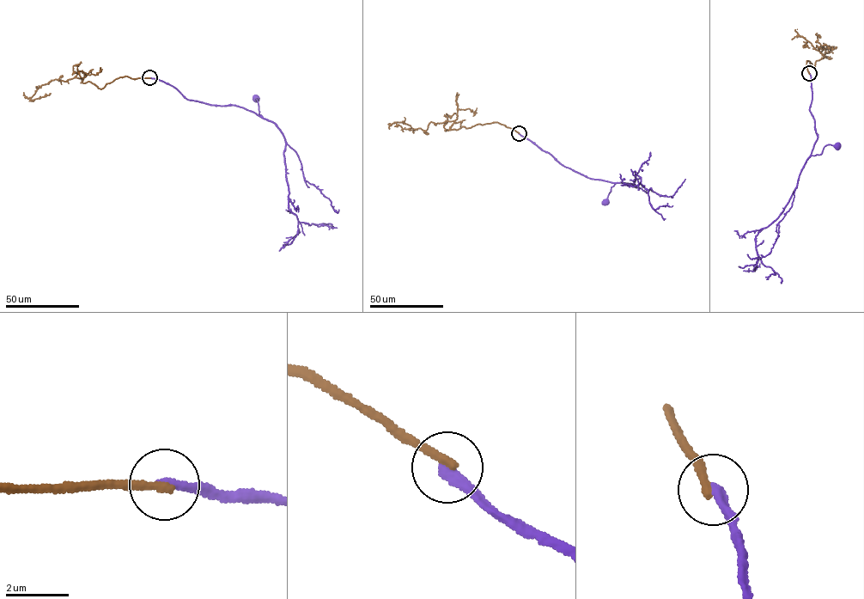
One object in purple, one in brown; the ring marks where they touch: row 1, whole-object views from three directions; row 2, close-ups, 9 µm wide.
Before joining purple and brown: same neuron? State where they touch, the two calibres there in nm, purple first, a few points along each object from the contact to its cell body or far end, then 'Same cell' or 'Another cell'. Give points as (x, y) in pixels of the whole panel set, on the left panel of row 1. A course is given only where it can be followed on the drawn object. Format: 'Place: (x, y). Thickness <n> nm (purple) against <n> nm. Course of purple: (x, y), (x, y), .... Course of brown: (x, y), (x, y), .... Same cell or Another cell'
Place: (149, 77). Thickness 320 nm (purple) against 280 nm. Course of purple: (149, 78), (173, 86), (187, 99), (216, 106), (243, 107), (261, 117), (256, 98). Course of brown: (149, 78), (124, 76), (101, 88), (82, 82), (83, 76), (55, 79), (42, 85), (30, 100), (51, 94). Another cell

